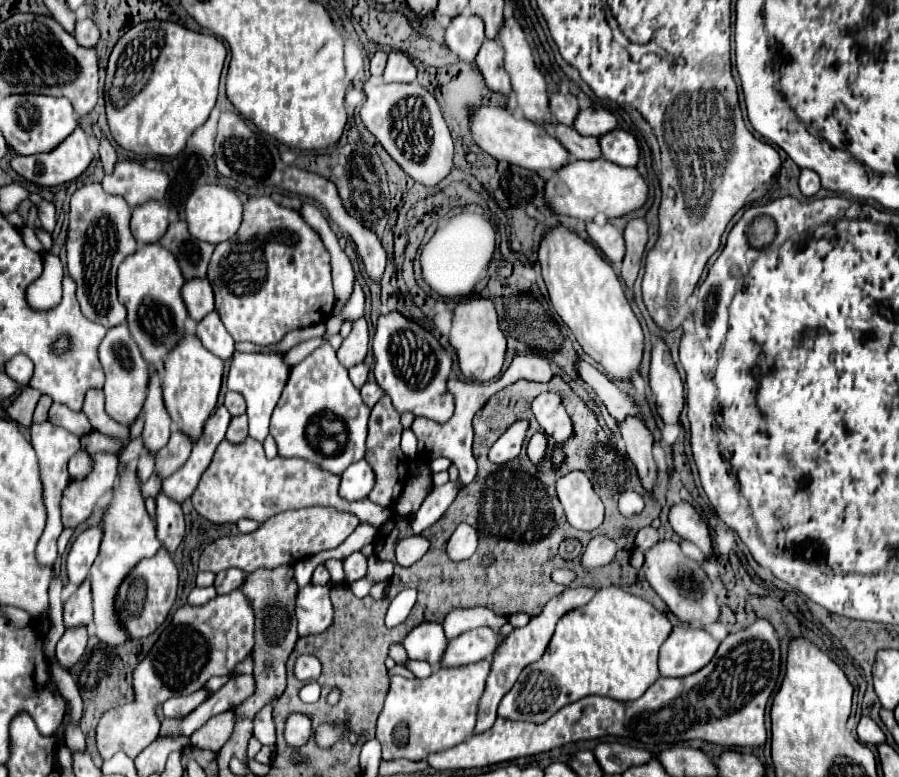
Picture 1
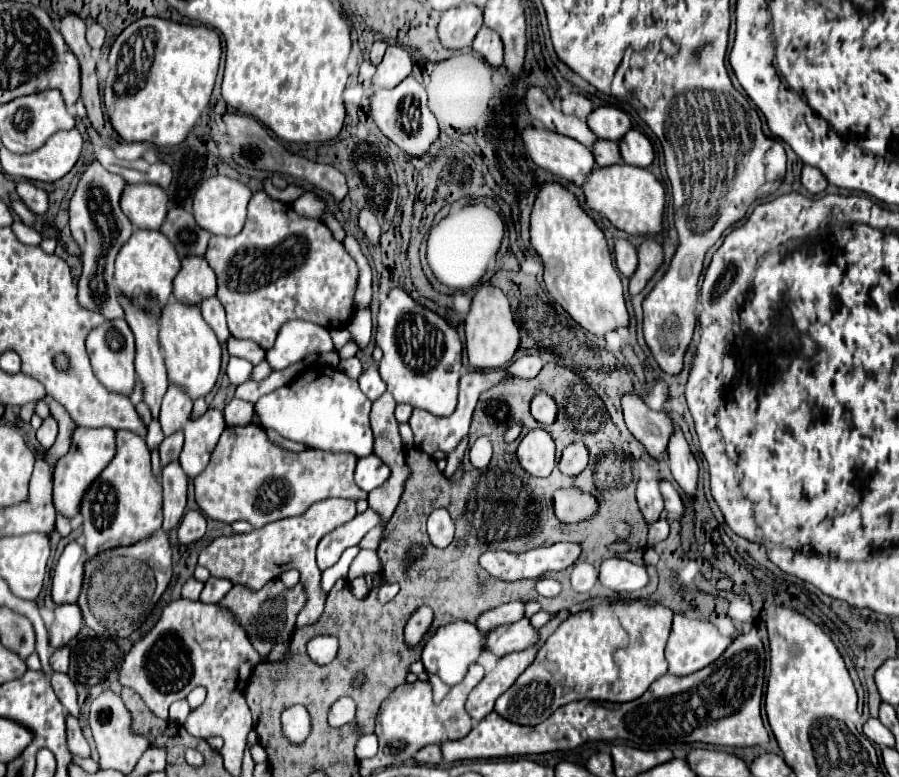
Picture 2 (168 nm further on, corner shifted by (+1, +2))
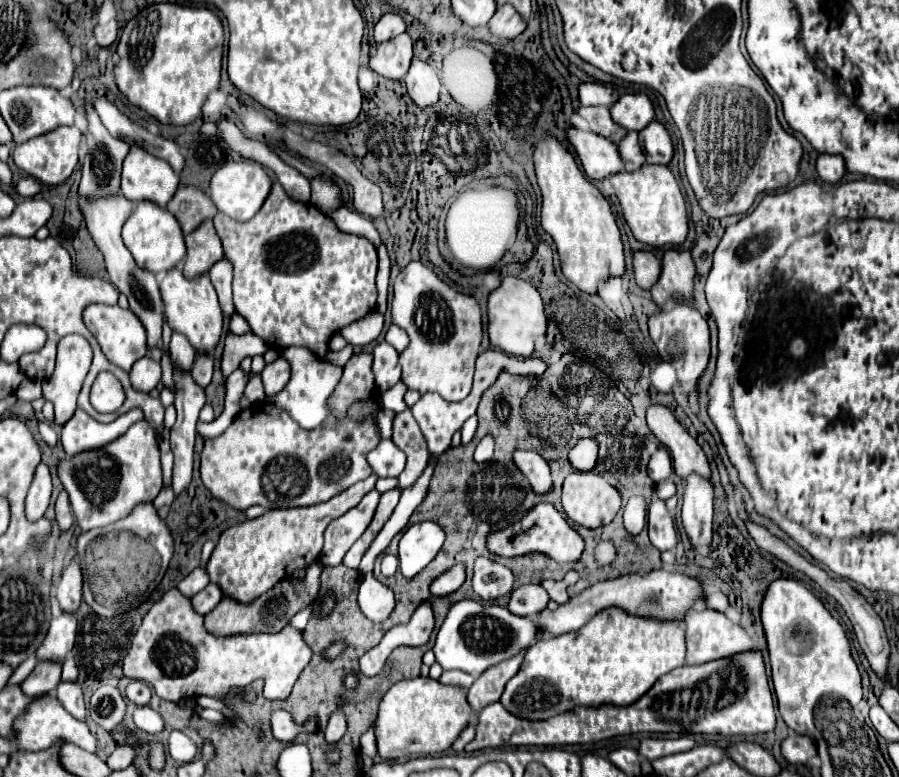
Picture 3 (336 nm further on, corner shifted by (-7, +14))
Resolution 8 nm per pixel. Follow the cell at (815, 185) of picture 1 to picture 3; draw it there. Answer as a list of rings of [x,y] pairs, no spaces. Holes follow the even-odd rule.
[[[822,153],[818,155],[816,159],[816,171],[820,175],[822,181],[826,183],[836,183],[840,181],[840,177],[846,173],[844,169],[844,159],[840,155],[828,155],[828,153]]]

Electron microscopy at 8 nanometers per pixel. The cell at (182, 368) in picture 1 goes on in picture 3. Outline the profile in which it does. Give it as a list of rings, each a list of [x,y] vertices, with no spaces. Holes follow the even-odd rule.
[[[176,267],[164,275],[164,279],[160,283],[160,293],[162,293],[162,301],[164,301],[164,315],[166,315],[170,329],[174,333],[182,333],[198,355],[200,353],[212,355],[216,345],[222,339],[224,317],[222,317],[220,305],[218,305],[216,291],[210,283],[210,277],[202,275],[196,279],[184,279],[180,269]]]

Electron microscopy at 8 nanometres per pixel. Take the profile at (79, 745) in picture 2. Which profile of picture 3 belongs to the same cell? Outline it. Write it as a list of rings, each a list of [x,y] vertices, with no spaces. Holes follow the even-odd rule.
[[[60,683],[56,689],[56,697],[74,719],[78,719],[78,721],[86,719],[86,705],[82,699],[80,683]]]

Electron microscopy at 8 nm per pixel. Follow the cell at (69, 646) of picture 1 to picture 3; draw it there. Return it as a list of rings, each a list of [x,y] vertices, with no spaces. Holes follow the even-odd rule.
[[[38,661],[34,671],[22,681],[26,695],[44,695],[58,687],[62,673],[62,661]]]

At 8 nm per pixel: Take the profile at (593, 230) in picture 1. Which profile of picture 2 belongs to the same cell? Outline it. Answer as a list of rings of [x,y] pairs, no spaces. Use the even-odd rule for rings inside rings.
[[[614,239],[616,247],[616,265],[624,277],[630,277],[632,271],[636,271],[636,247],[628,243],[626,239]]]

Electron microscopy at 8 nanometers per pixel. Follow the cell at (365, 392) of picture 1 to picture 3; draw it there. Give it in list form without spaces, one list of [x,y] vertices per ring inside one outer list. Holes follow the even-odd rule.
[[[386,341],[374,347],[374,361],[372,373],[376,381],[376,391],[384,393],[400,381],[400,365],[398,365],[398,351],[392,349]]]

